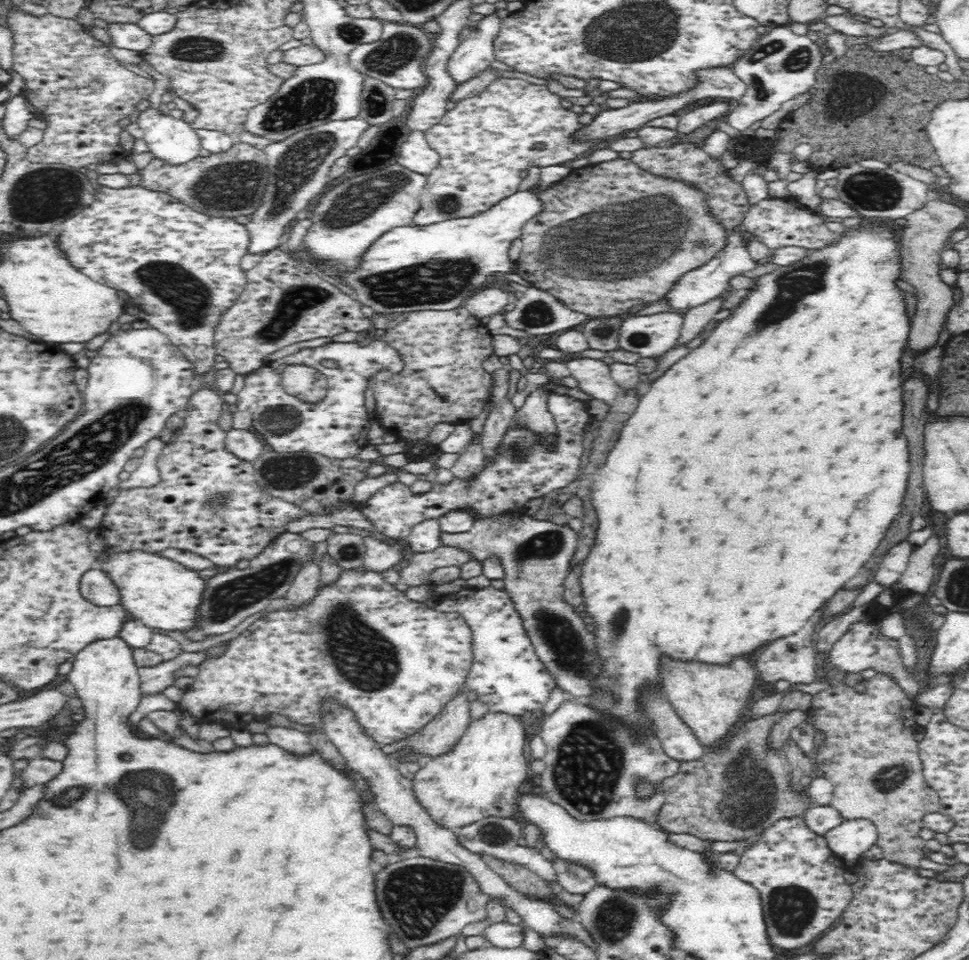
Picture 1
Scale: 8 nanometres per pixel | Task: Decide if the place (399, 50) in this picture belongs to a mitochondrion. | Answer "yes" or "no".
yes

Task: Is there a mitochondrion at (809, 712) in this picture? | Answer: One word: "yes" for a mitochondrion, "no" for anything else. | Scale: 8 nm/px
no

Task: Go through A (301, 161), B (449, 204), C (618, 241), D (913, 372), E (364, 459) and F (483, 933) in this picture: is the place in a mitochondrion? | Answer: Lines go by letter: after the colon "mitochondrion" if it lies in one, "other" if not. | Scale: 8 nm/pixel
A: mitochondrion
B: mitochondrion
C: mitochondrion
D: other
E: other
F: other

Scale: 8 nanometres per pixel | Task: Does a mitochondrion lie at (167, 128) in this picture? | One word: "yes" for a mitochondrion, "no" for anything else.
no

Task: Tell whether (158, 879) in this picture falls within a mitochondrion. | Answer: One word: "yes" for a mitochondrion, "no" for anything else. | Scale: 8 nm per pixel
yes

